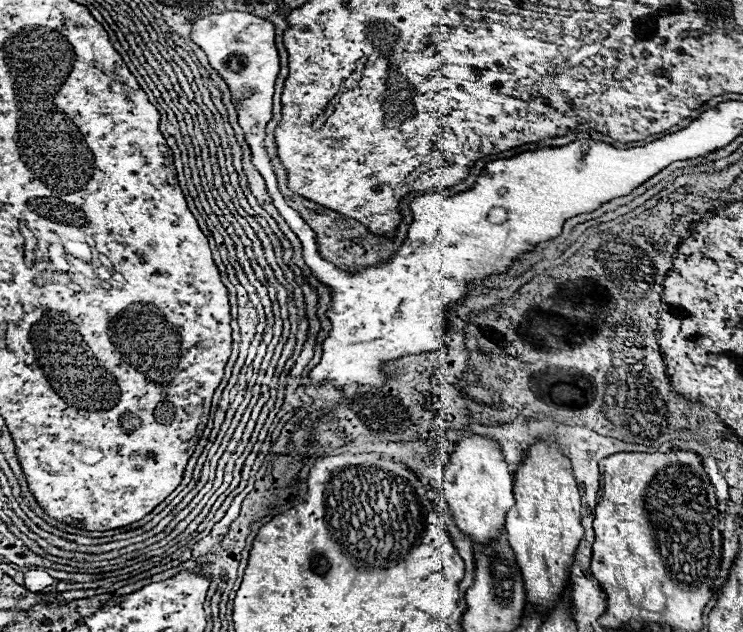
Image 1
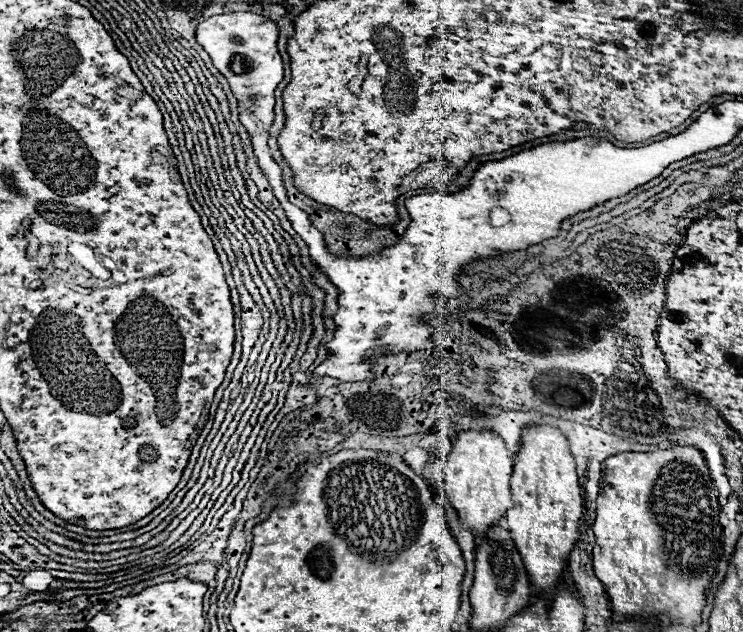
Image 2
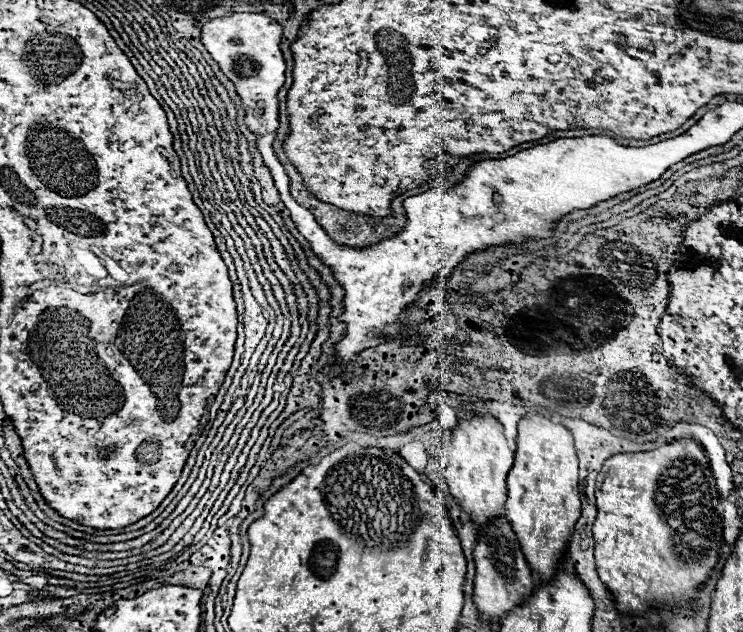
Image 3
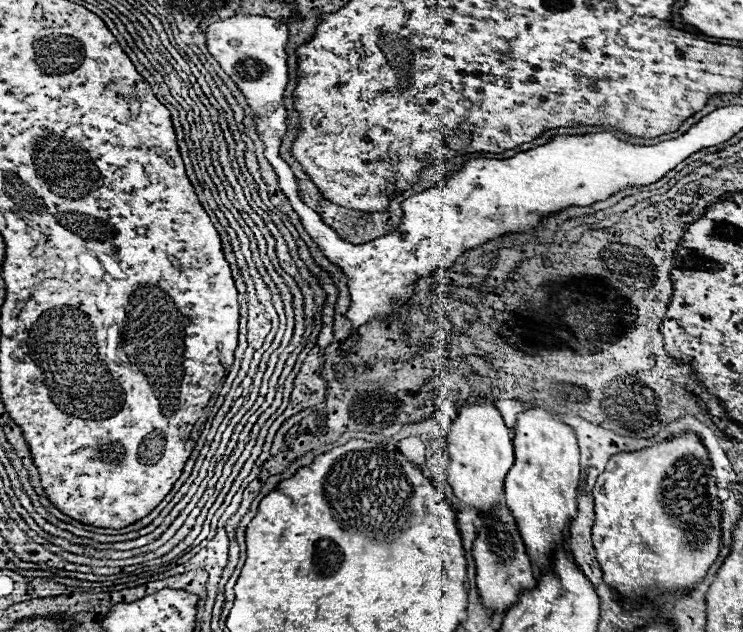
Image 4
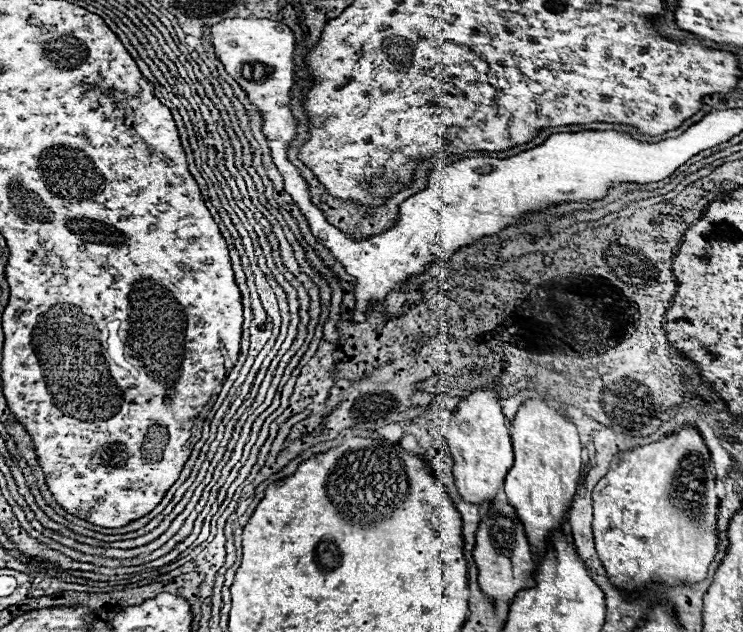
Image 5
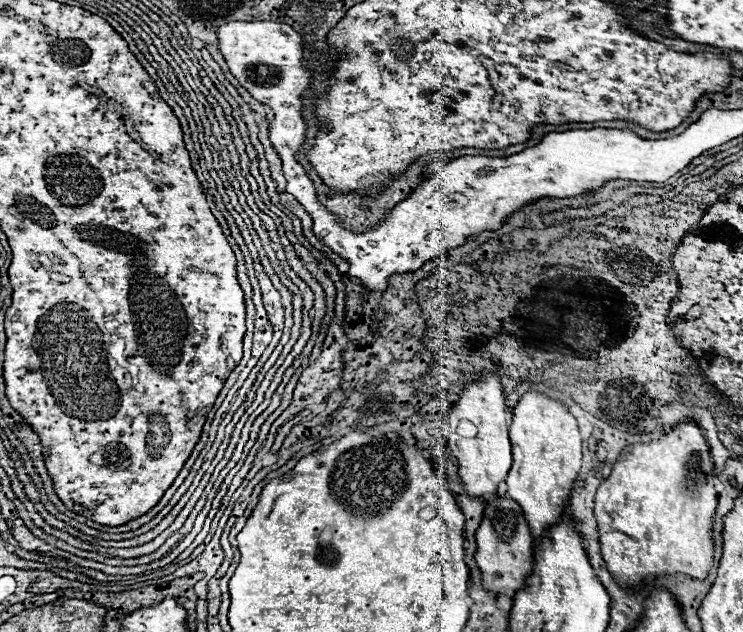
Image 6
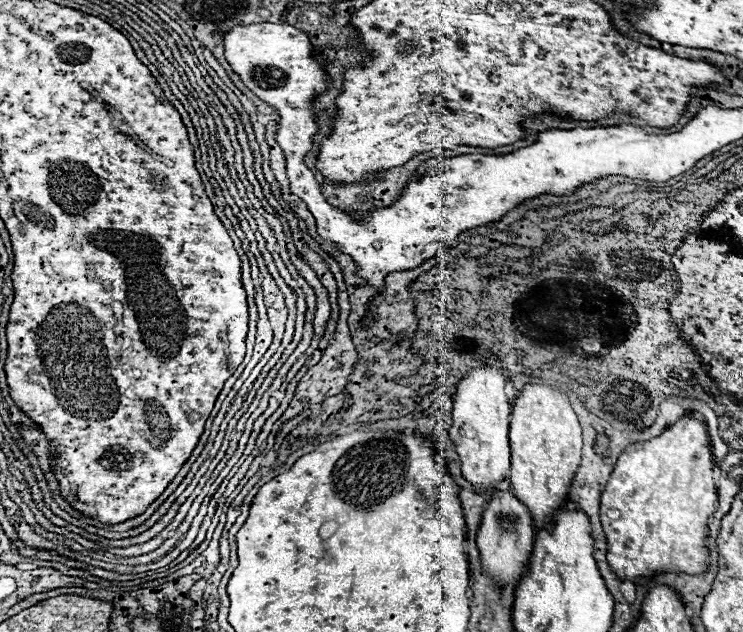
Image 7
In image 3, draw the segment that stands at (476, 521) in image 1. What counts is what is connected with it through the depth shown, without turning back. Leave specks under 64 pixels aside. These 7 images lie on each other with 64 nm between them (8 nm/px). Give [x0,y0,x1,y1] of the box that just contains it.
[444,414,514,526]

